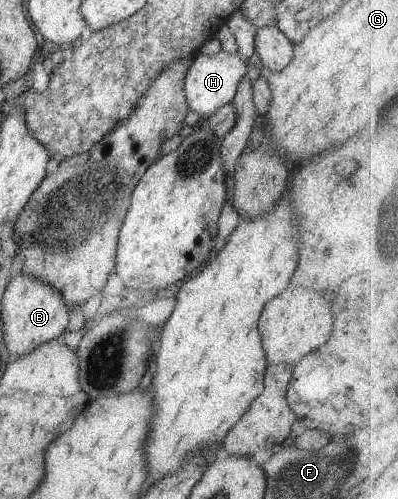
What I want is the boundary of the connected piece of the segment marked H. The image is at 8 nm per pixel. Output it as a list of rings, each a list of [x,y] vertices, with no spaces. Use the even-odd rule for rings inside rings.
[[[220,51],[212,56],[199,54],[191,61],[192,63],[188,66],[184,77],[186,102],[189,109],[199,113],[199,117],[202,121],[205,121],[227,104],[233,103],[238,94],[239,84],[247,75],[251,66],[248,66],[242,58],[239,58],[239,55],[228,54],[225,51]]]

